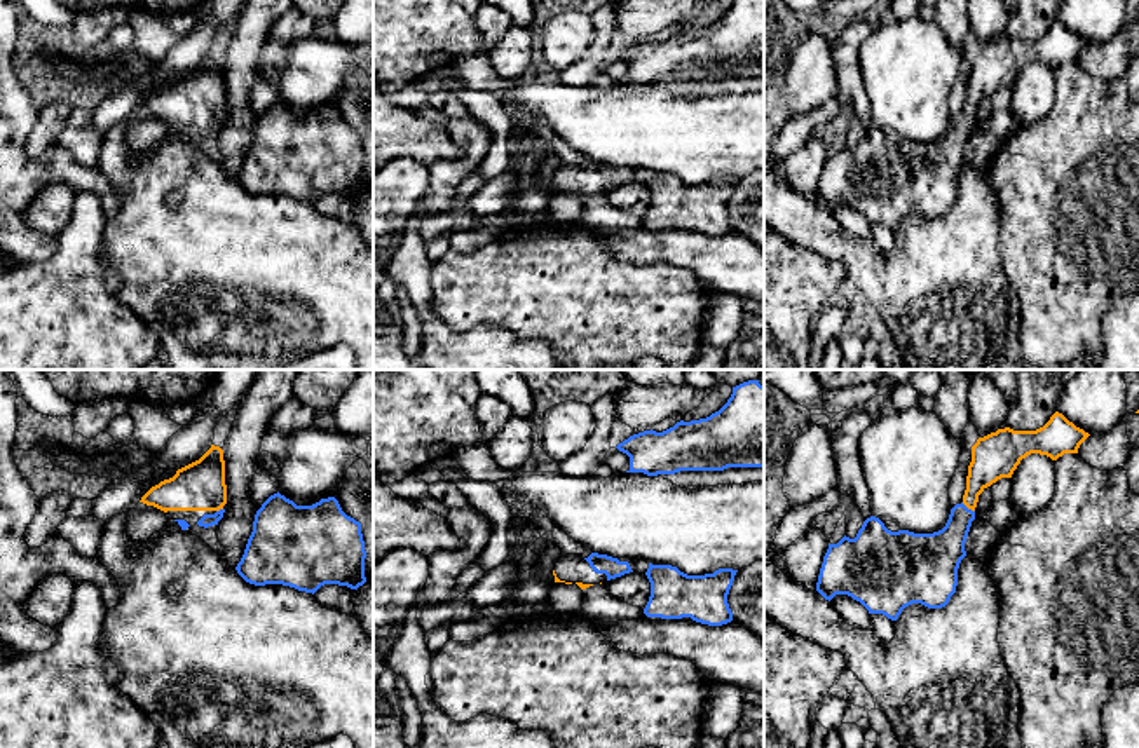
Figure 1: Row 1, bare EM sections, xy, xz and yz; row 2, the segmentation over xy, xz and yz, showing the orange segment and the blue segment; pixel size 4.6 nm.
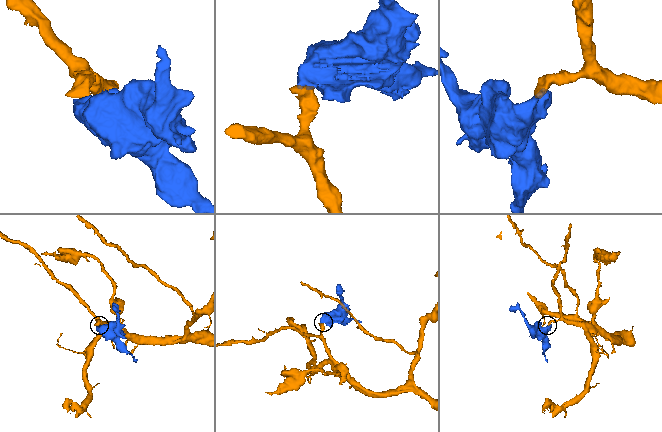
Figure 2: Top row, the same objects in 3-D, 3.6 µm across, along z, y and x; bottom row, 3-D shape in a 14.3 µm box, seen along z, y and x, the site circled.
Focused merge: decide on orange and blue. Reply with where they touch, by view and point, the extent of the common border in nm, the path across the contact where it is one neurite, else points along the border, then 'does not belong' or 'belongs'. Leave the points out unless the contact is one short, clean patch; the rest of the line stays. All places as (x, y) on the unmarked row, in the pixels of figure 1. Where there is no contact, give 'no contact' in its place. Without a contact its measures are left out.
meets orange in yz at (968, 117); contact 80 nm long; runs through yz (991, 68), (975, 91), (968, 117), (939, 163); belongs

